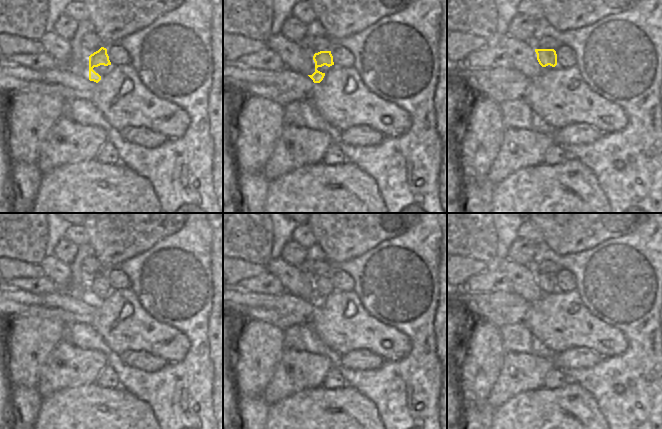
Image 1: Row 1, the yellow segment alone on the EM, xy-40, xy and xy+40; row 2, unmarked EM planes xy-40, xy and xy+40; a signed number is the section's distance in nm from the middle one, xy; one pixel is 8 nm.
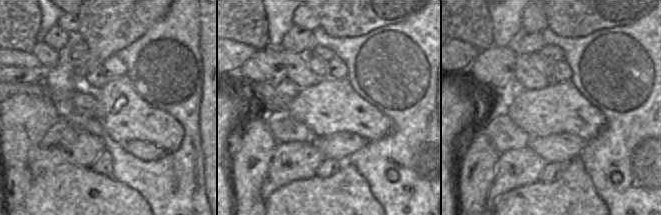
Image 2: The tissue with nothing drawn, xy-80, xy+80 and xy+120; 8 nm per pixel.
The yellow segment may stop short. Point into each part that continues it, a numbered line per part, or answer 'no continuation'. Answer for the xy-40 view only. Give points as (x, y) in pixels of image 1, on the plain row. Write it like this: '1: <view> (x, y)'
1: xy-40 (101, 294)

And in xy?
1: xy (323, 293)

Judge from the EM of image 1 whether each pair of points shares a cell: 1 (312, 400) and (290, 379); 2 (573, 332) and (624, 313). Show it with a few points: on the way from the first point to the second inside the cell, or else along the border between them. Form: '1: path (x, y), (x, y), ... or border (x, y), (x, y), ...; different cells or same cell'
1: border (322, 386), (304, 388), (280, 400); different cells
2: border (585, 306), (598, 318), (617, 328), (623, 334); different cells

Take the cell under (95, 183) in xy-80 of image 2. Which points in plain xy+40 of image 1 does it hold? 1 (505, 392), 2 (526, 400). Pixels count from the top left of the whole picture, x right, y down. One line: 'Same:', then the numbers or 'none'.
Same: 2

